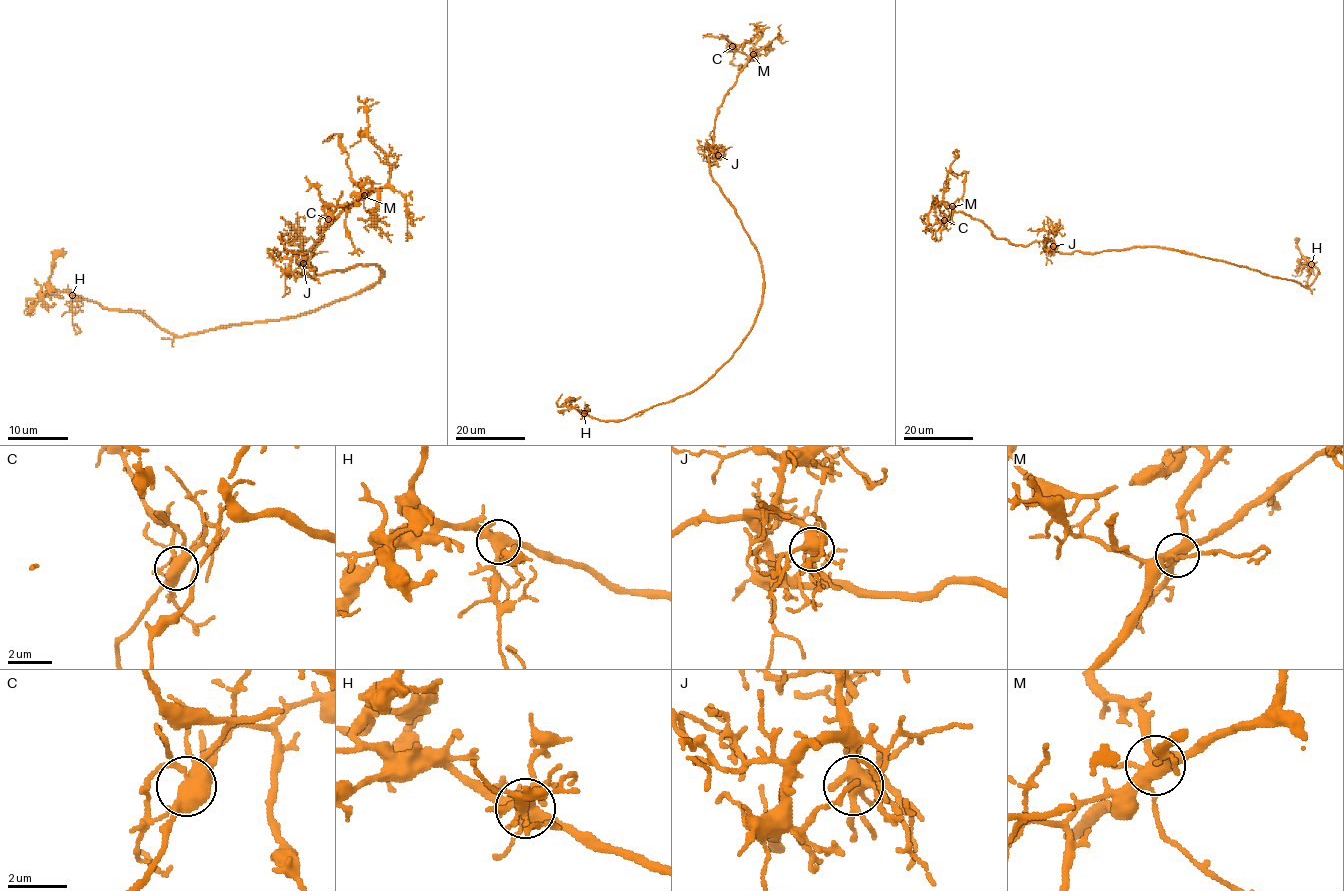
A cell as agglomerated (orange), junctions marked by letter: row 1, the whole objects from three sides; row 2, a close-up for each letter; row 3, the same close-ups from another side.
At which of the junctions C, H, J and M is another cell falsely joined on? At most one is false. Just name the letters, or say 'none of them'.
C

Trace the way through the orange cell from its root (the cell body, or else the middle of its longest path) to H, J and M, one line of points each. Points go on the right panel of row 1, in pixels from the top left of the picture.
H: (1161, 248), (1246, 266), (1298, 282), (1307, 288), (1319, 273), (1311, 264)
J: (1161, 248), (1062, 253), (1051, 252), (1043, 241), (1049, 241), (1053, 246)
M: (1161, 248), (1062, 253), (1051, 252), (1042, 241), (1014, 245), (997, 238), (981, 221), (956, 212), (952, 206)

